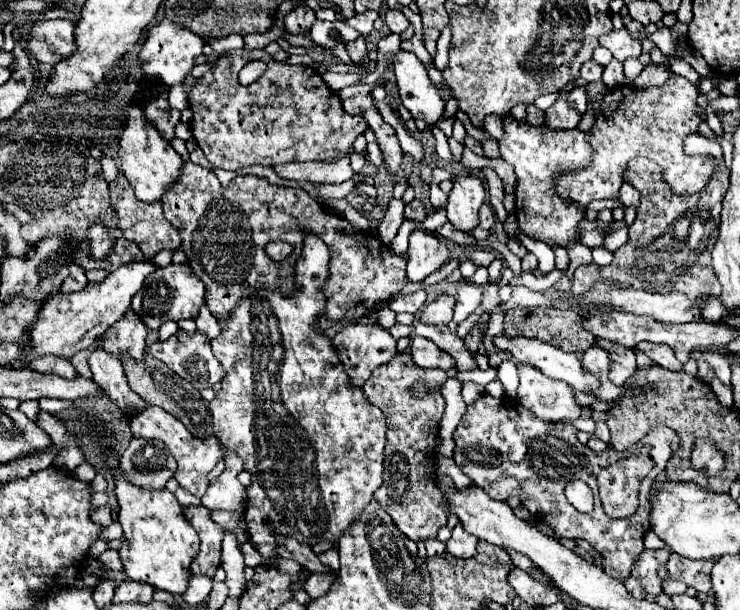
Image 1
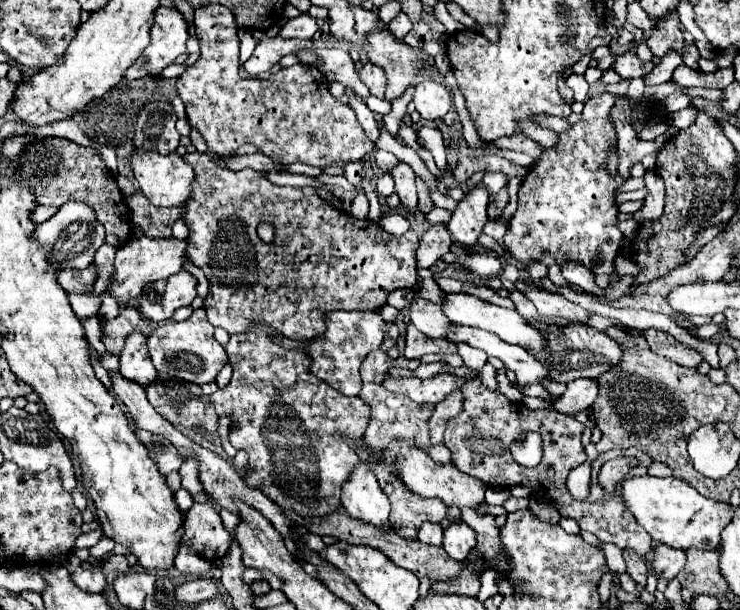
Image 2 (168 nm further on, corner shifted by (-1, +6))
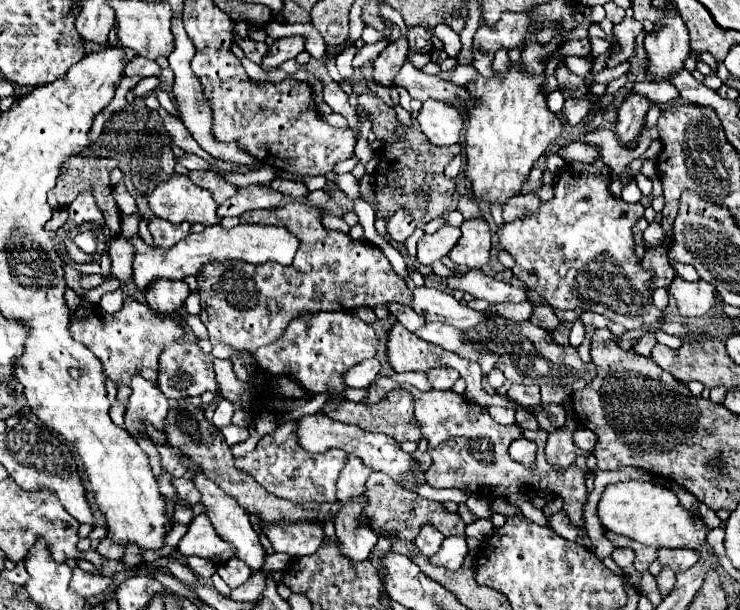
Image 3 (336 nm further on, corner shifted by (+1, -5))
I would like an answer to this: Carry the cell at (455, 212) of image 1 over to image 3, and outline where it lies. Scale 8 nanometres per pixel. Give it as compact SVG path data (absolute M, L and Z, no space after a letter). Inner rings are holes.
M470 218L464 220L462 236L456 242L456 248L448 254L454 264L468 266L468 268L482 268L490 260L490 228L484 218Z

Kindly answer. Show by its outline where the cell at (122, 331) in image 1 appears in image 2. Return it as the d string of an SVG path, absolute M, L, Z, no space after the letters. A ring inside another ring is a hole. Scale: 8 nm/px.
M132 333L126 339L126 345L120 353L120 375L142 387L148 387L158 381L158 373L152 365L148 345L142 333Z

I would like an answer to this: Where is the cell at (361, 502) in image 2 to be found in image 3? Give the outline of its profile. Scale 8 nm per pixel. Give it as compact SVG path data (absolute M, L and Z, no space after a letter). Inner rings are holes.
M348 456L348 464L344 466L338 478L338 500L352 502L352 498L362 496L366 492L366 480L370 472L372 470L368 470L362 460L358 460L356 456Z

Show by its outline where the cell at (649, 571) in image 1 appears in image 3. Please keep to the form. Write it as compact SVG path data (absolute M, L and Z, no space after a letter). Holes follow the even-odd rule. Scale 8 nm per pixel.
M660 548L658 562L662 564L662 568L670 568L674 574L678 574L678 572L690 570L698 562L698 552L688 548L676 548L676 550Z

